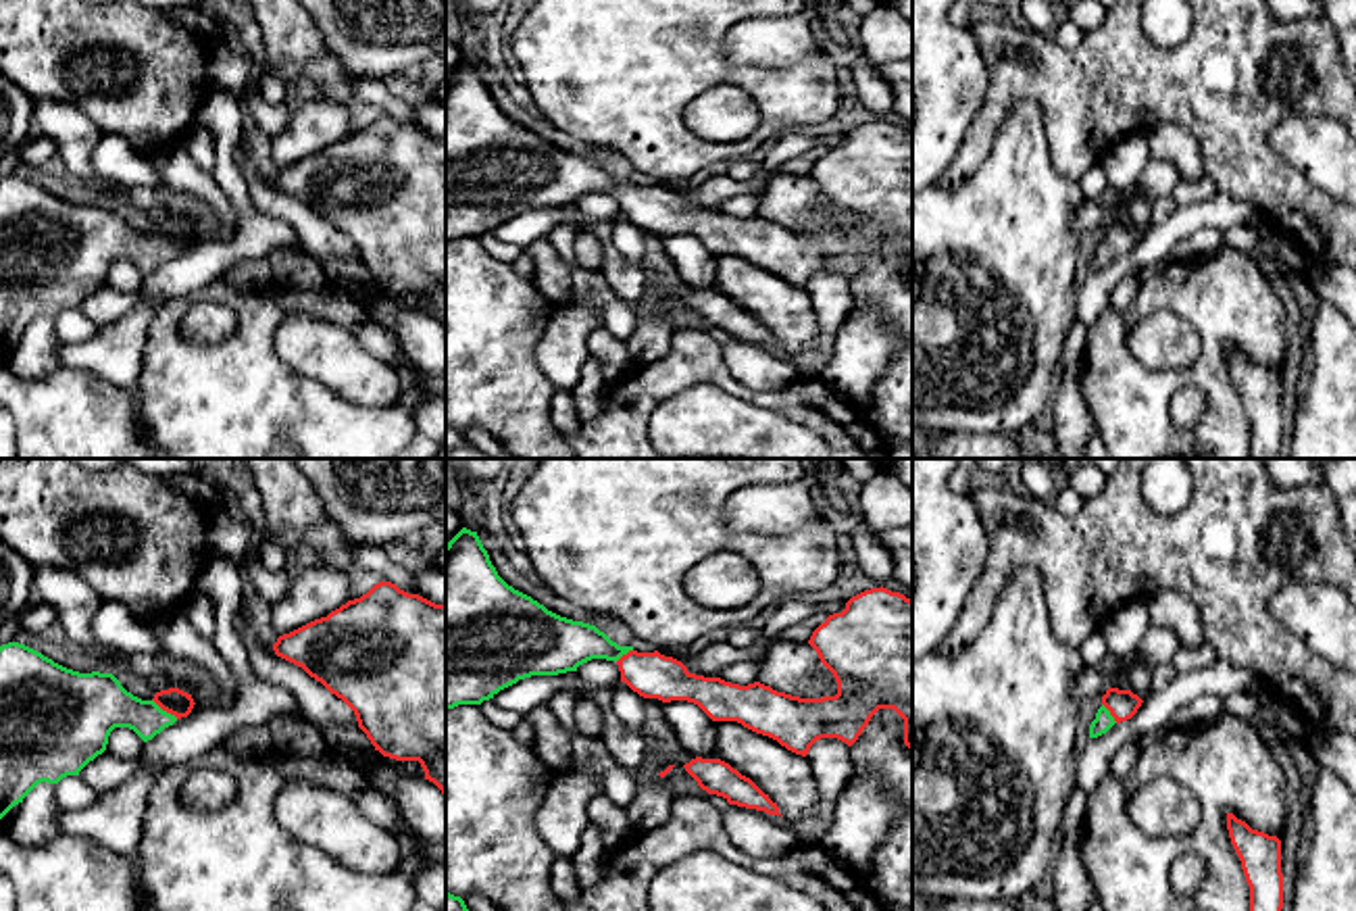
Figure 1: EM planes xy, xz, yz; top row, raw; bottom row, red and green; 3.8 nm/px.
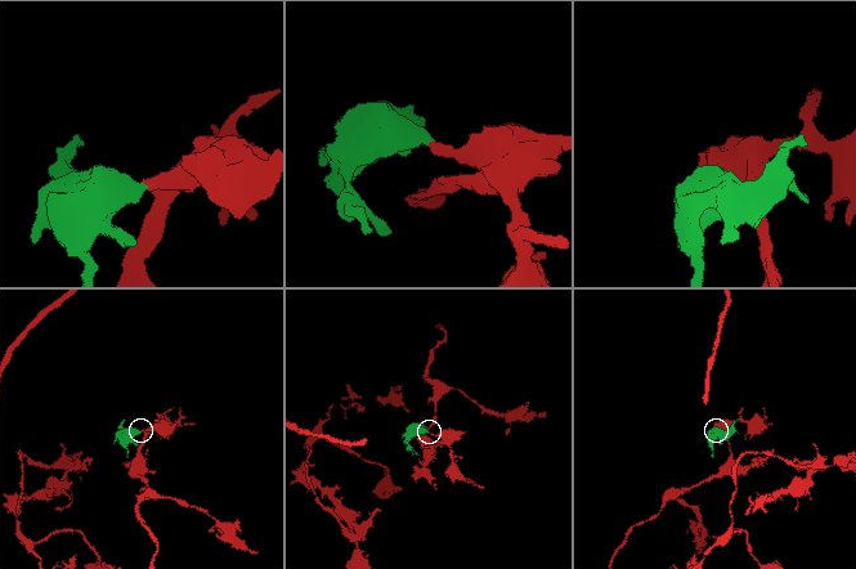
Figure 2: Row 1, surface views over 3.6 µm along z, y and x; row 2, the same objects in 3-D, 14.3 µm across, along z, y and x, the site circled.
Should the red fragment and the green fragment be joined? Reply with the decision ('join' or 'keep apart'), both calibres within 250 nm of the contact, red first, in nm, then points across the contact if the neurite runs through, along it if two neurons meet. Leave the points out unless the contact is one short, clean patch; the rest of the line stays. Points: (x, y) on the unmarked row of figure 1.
join | 100/220 nm | across xy (173, 234), (165, 242), (119, 242), (101, 236)

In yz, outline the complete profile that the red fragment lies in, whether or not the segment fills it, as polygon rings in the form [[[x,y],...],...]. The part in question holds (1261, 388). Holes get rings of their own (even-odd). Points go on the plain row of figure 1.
[[[1227,346],[1231,377],[1250,419],[1250,459],[1279,459],[1283,442],[1281,373]]]

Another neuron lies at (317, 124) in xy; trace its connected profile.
[[[335,92],[294,106],[287,125],[273,138],[275,169],[290,167],[315,152],[327,150],[350,133],[348,104]]]

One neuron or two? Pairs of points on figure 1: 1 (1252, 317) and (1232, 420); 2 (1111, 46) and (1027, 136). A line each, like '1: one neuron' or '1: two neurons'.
1: one neuron
2: two neurons

